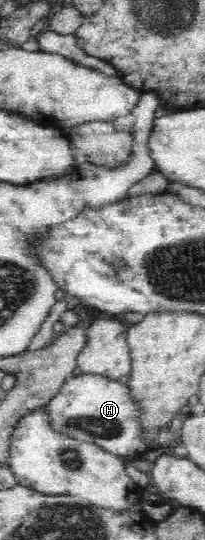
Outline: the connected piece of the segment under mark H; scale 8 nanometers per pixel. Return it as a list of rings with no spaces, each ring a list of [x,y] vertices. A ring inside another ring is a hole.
[[[82,373],[79,376],[68,378],[45,405],[45,414],[47,415],[47,425],[50,426],[50,429],[75,441],[95,443],[95,445],[100,446],[110,454],[140,457],[148,449],[159,447],[157,439],[151,445],[143,443],[143,439],[141,438],[143,435],[139,431],[137,422],[137,405],[131,401],[129,391],[127,391],[127,384],[110,381],[106,377],[101,377],[101,375]]]

